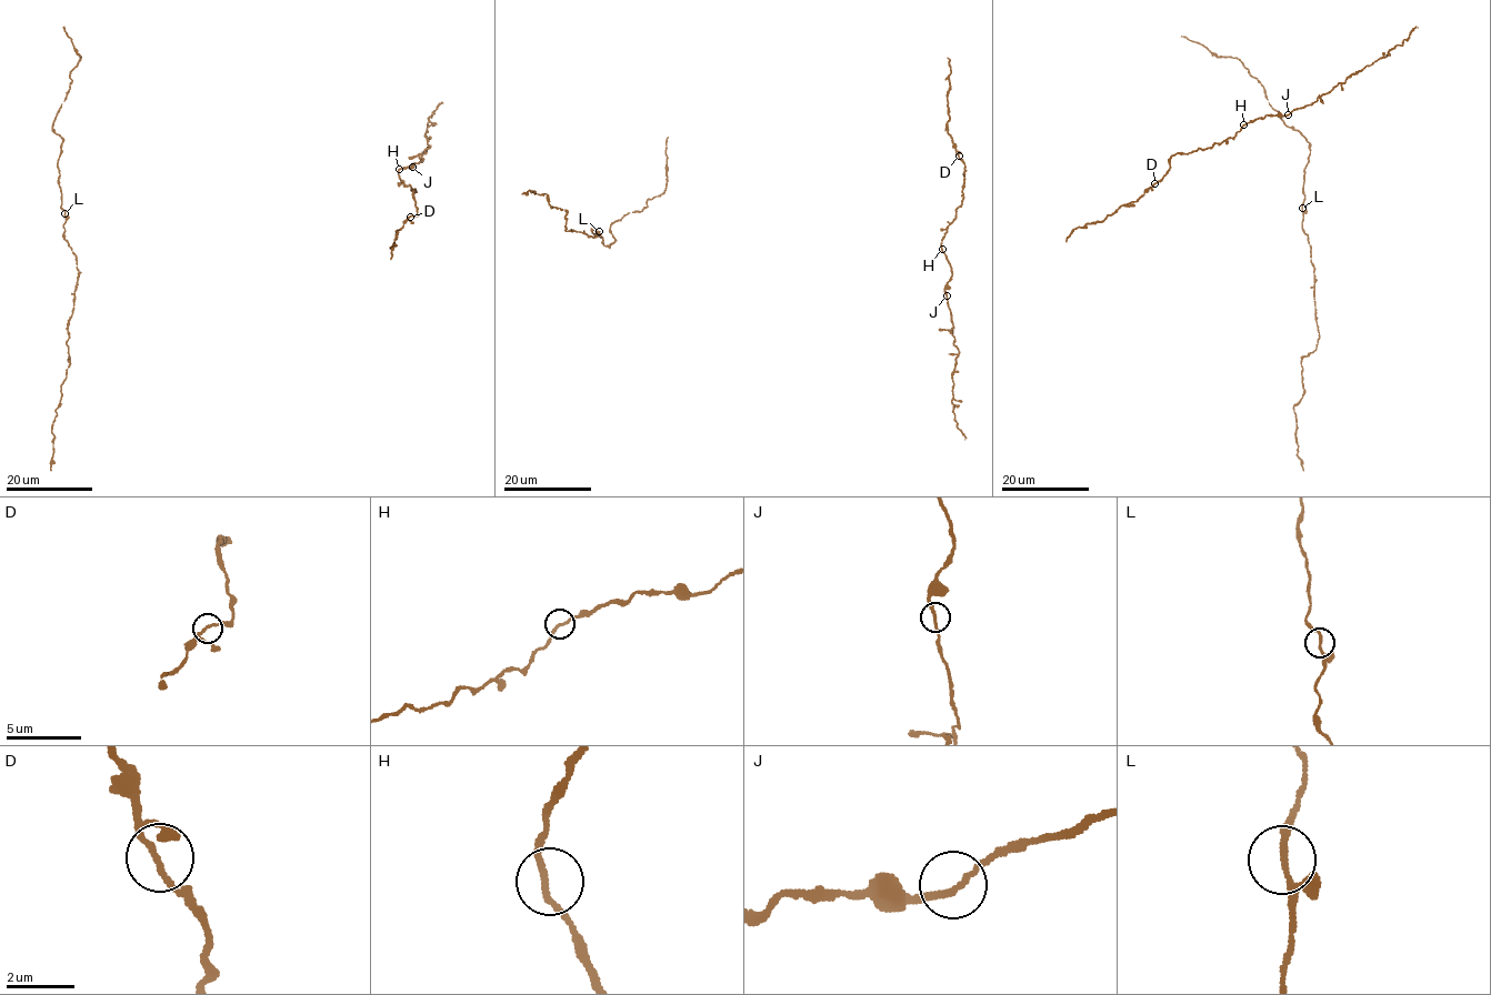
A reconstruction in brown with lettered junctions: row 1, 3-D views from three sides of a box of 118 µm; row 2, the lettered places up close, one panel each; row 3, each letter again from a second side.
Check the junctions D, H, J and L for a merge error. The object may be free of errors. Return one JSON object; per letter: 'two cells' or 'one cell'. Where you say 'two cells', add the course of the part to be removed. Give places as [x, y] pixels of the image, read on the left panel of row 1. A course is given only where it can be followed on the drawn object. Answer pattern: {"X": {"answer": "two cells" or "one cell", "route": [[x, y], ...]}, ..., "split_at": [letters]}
{"D": {"answer": "one cell"}, "H": {"answer": "one cell"}, "J": {"answer": "one cell"}, "L": {"answer": "one cell"}, "split_at": []}

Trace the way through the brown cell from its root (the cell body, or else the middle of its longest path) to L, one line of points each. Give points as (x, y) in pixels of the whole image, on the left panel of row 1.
L: (81, 58), (70, 72), (68, 93), (52, 127), (62, 142), (57, 168), (64, 213)

